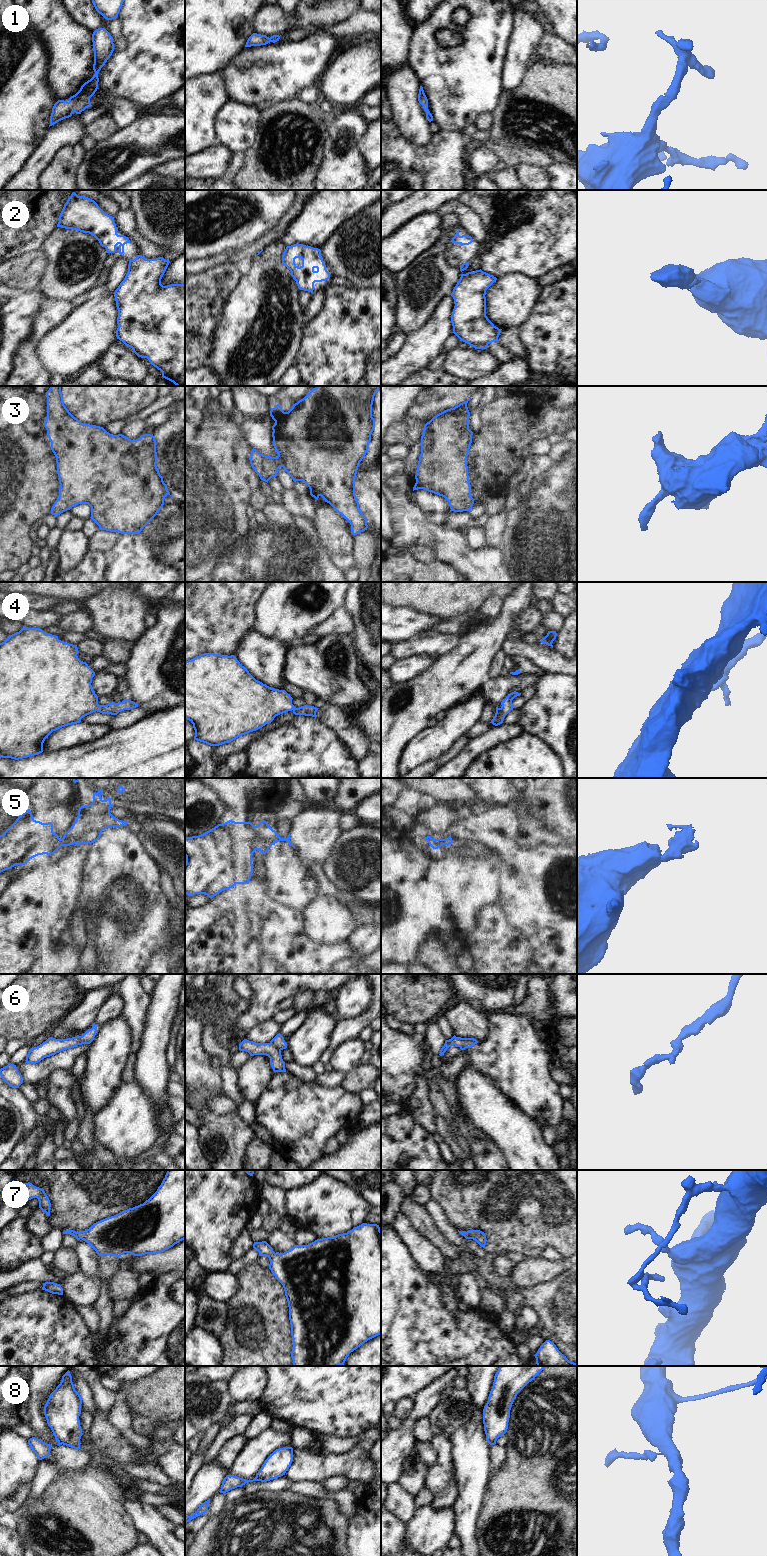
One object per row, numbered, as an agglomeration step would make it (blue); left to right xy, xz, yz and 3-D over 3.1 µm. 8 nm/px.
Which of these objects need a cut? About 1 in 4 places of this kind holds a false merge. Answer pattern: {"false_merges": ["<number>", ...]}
{"false_merges": ["5", "8"]}

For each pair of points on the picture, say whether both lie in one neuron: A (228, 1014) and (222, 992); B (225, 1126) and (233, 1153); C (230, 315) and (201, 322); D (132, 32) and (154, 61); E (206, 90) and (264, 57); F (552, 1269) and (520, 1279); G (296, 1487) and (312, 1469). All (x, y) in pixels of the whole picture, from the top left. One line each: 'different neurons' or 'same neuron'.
A: same neuron
B: same neuron
C: different neurons
D: same neuron
E: different neurons
F: same neuron
G: different neurons

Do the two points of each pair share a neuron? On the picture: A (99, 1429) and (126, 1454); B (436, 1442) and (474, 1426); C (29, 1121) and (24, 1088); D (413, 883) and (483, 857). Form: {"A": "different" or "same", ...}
{"A": "same", "B": "different", "C": "different", "D": "same"}

